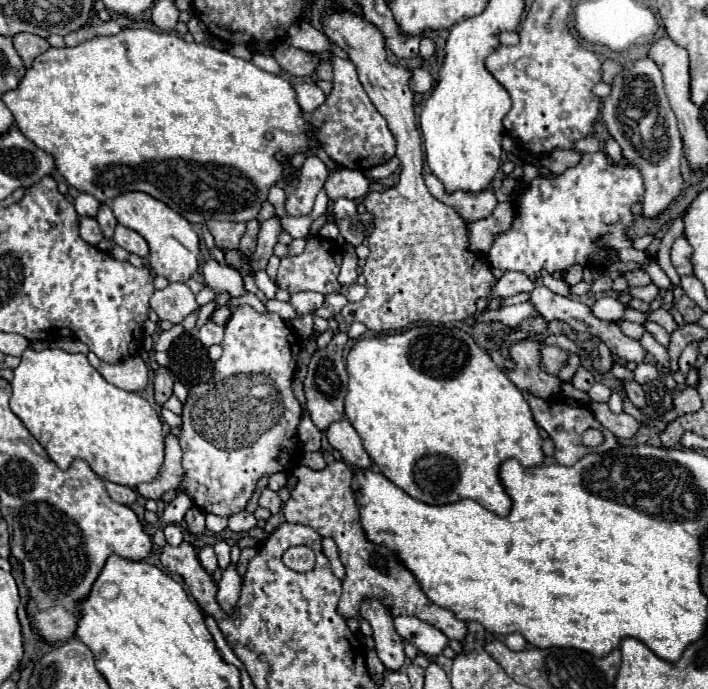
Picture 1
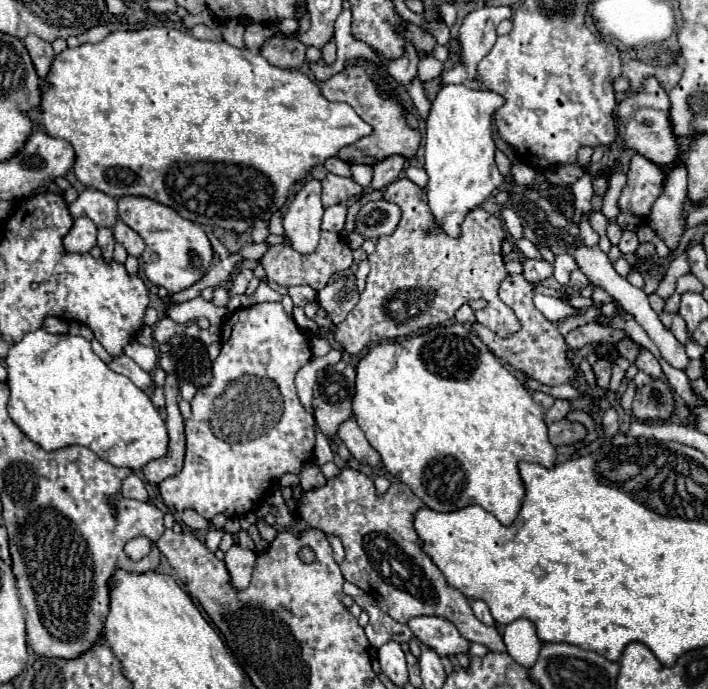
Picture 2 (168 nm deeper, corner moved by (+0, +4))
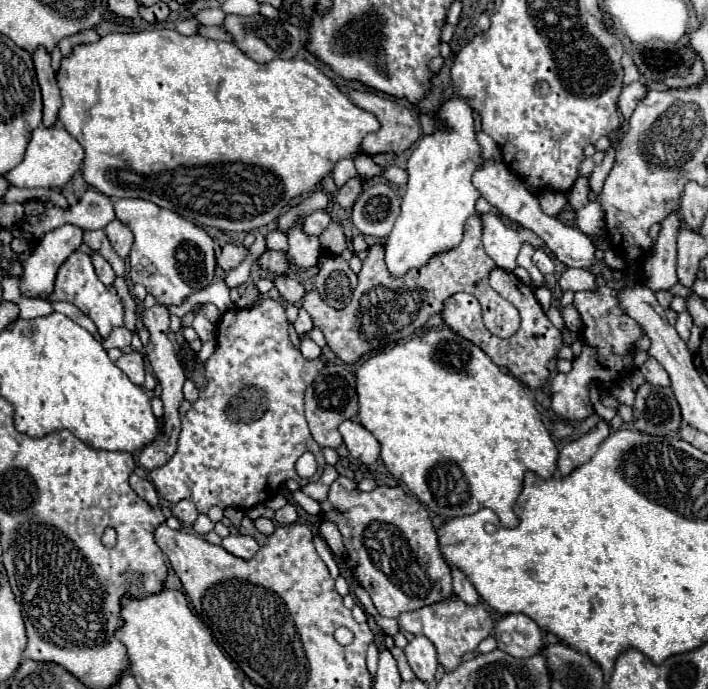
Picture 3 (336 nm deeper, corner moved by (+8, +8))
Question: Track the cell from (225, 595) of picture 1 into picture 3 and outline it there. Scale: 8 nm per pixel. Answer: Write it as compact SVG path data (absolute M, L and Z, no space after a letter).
M230 533L228 537L222 539L222 547L226 551L230 551L232 555L236 557L242 557L242 559L250 559L258 553L260 545L256 543L254 537L250 535L242 535L242 533Z

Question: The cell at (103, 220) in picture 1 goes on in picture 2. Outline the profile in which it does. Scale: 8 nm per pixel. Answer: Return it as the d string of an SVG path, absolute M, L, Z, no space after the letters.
M104 227L104 229L98 229L98 247L102 249L102 257L106 261L112 259L112 249L114 249L114 235L112 235L112 229Z

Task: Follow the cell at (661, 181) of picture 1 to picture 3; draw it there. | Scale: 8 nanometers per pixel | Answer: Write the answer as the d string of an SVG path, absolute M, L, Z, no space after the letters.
M670 213L662 221L662 231L652 251L646 253L642 273L644 283L652 291L668 291L678 283L676 275L676 239L678 239L678 213Z

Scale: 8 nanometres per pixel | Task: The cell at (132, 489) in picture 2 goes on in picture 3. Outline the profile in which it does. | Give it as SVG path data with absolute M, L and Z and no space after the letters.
M130 475L130 485L132 485L132 489L144 499L144 501L148 501L148 505L152 505L152 507L158 507L160 503L158 503L158 493L154 493L154 485L148 481L148 479L142 479L142 477L138 477L138 475Z

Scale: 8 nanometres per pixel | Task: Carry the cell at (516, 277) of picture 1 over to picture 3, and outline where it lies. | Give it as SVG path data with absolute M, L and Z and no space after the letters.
M538 249L538 251L534 253L532 261L534 261L534 265L536 265L544 275L548 275L548 273L554 271L554 261L552 261L552 259L548 257L548 253L542 251L542 249Z

